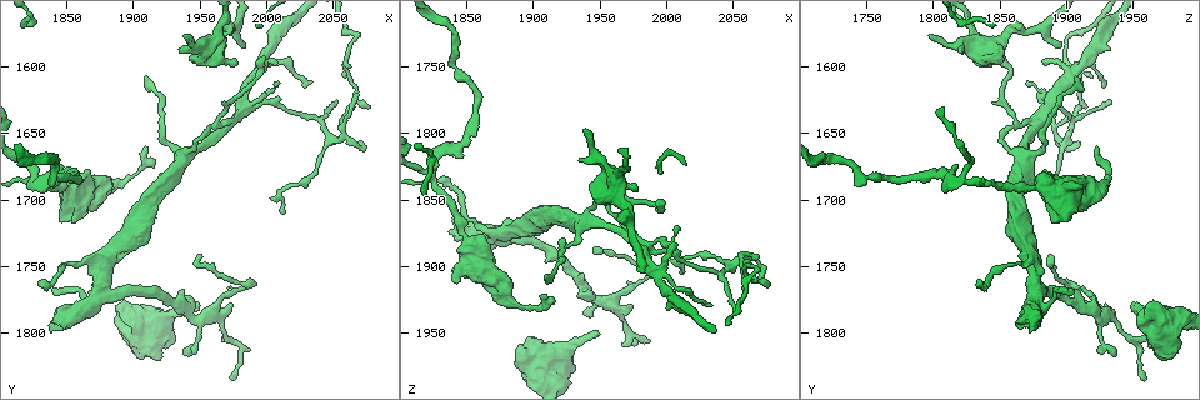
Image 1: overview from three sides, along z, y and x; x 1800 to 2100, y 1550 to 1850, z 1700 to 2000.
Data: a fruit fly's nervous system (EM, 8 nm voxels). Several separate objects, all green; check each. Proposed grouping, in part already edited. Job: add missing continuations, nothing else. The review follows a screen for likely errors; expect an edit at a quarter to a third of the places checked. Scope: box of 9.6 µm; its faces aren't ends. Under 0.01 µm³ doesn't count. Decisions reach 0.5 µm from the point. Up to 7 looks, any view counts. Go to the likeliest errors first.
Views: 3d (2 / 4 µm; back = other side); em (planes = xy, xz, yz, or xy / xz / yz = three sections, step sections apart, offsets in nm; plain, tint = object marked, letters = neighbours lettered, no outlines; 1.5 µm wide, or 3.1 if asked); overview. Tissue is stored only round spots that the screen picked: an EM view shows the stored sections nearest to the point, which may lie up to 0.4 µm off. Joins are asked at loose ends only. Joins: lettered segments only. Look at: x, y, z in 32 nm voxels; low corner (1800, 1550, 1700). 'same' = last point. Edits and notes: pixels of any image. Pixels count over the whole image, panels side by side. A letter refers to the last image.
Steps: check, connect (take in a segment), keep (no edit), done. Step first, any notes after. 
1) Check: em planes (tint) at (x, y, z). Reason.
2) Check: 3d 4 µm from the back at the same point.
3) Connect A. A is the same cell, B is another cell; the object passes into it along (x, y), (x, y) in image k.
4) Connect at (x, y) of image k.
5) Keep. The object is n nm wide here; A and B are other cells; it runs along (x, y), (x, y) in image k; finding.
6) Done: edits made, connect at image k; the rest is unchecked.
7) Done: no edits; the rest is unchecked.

Check: em planes (tint) at (1894, 1792, 1952).

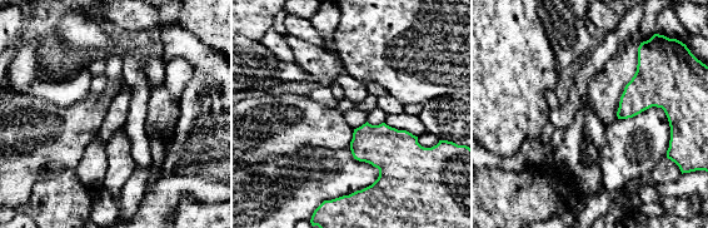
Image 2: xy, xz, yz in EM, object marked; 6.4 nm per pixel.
Check: em planes (letters) at the same point.

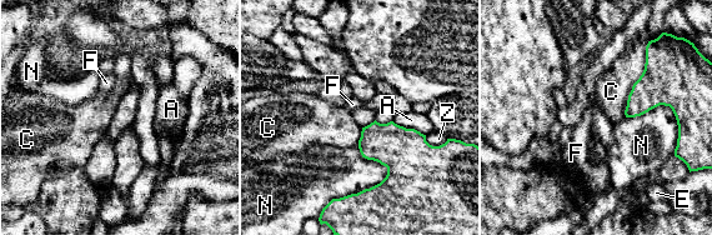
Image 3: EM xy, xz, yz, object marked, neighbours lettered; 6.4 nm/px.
Keep. A, C, E, F, N and Z are other cells; none of them fits.

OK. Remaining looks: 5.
Check: 3d 4 µm at (1952, 1740, 1888). Long arm stops here.

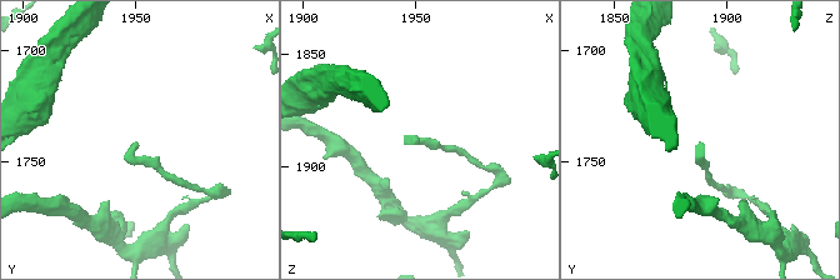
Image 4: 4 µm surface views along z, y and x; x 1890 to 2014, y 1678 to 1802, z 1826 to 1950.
Check: em planes (letters) at (1951, 1742, 1888). Need the tissue.

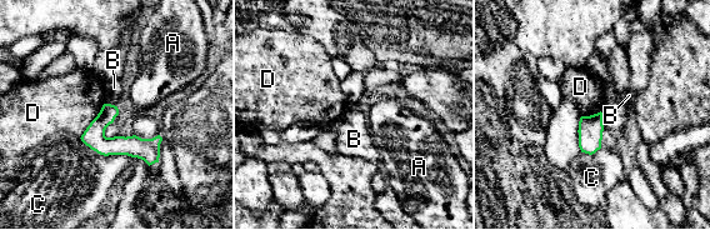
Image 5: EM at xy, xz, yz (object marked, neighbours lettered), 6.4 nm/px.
Keep. A, B, C and D are other cells; it runs along (84, 138), (141, 148), (155, 159) in image 5; no lettered segment goes on from it.

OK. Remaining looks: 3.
Check: 3d 2 µm at (2070, 1656, 1910). An open end.

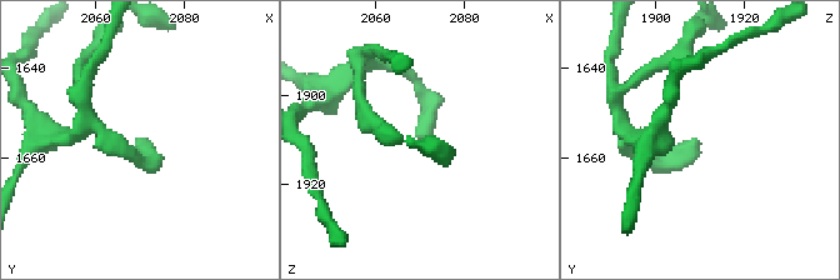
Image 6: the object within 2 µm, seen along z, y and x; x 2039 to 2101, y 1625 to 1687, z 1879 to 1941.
Check: em planes (letters) at (2070, 1656, 1909). Shape alone is not enough.

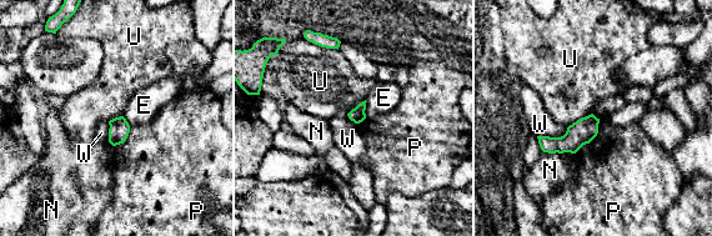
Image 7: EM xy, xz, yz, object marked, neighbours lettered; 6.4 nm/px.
Keep. E, N, P, U and W are other cells; a border runs along (311, 41), (337, 50) in image 7; no lettered segment goes on from it.

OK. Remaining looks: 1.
Done: no edits; the rest is unchecked.

